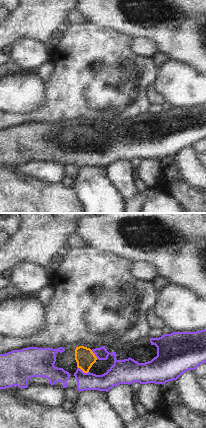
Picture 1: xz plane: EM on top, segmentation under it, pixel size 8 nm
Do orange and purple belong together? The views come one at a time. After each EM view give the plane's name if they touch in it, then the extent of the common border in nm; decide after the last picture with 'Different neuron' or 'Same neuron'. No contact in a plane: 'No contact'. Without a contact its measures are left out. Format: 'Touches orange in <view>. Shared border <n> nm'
Touches orange in xz. Shared border 110 nm

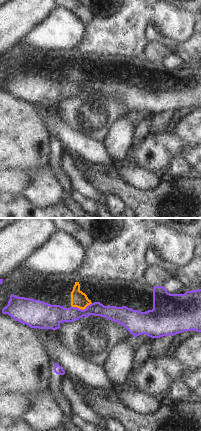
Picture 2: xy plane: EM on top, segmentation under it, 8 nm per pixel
Touches orange in xy. Shared border 170 nm

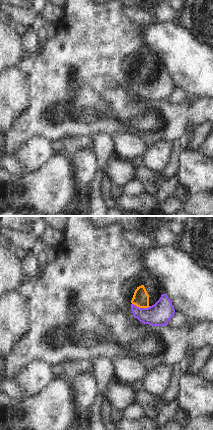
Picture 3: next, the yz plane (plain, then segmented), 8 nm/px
Touches orange in yz. Shared border 150 nm

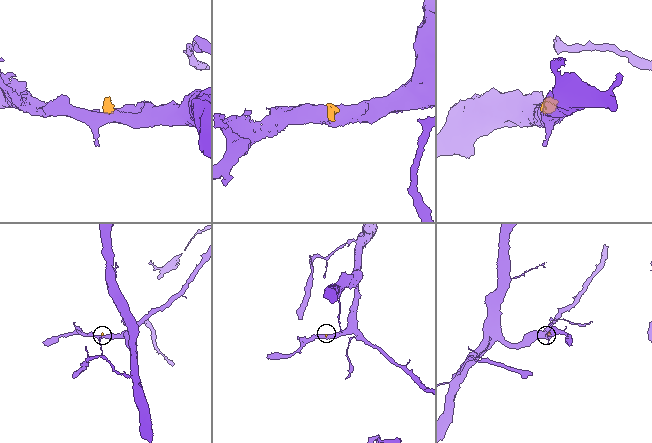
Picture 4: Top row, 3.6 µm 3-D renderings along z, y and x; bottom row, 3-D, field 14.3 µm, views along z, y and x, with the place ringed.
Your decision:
Same neuron

